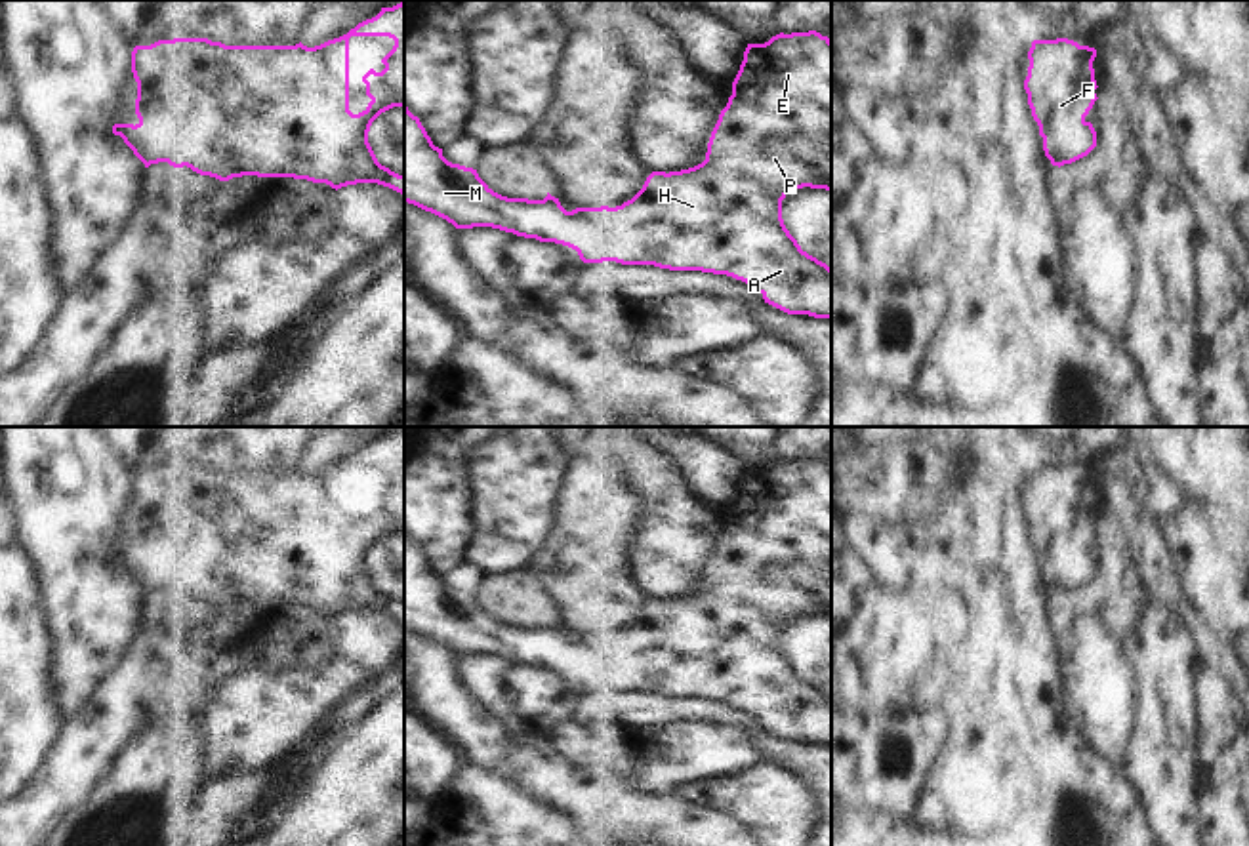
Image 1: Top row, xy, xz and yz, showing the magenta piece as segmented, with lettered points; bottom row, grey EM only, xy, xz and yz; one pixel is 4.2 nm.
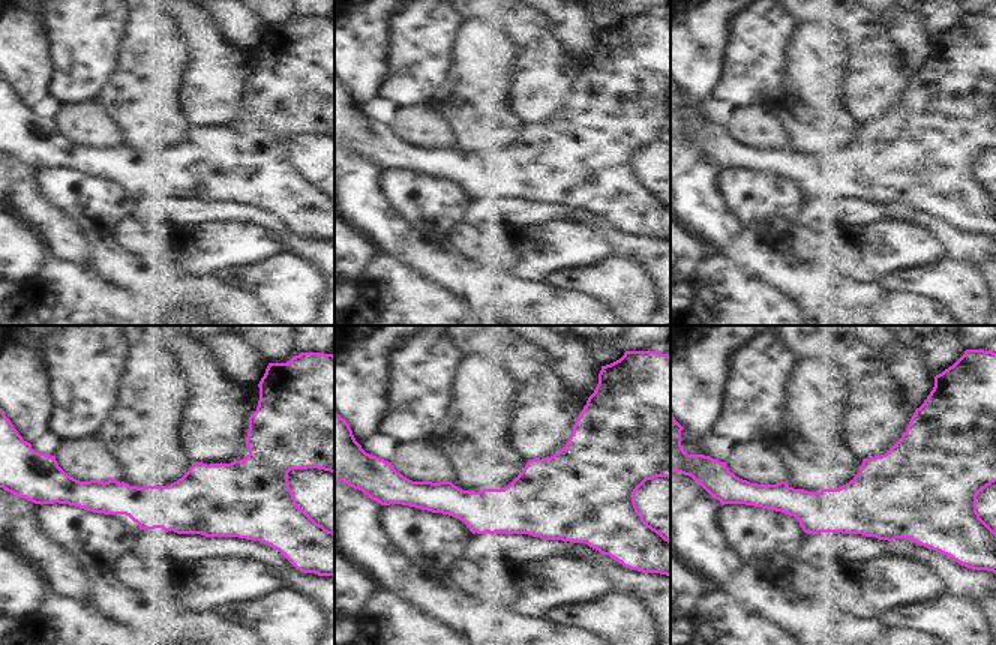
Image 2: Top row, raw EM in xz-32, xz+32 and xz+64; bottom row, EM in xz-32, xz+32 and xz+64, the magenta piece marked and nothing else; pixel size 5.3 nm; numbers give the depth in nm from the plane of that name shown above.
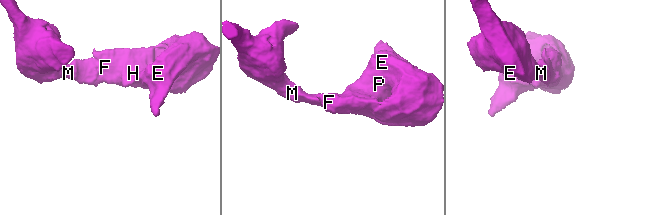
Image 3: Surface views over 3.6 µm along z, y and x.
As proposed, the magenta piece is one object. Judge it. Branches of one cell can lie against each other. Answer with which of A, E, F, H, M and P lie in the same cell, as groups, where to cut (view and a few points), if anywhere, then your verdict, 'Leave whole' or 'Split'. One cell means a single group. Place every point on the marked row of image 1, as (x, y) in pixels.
Groups: A E F H M P. No split. Leave whole.

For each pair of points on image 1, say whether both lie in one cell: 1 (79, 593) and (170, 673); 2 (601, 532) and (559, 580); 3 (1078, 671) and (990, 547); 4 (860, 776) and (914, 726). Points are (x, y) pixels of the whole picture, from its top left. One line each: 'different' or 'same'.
1: different
2: same
3: different
4: same

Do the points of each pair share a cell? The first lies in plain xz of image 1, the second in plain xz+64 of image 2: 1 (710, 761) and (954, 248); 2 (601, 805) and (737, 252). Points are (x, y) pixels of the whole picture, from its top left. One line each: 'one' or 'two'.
1: two
2: one

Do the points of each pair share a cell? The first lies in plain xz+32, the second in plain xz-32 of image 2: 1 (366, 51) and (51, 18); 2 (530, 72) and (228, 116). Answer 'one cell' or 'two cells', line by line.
1: two cells
2: one cell

